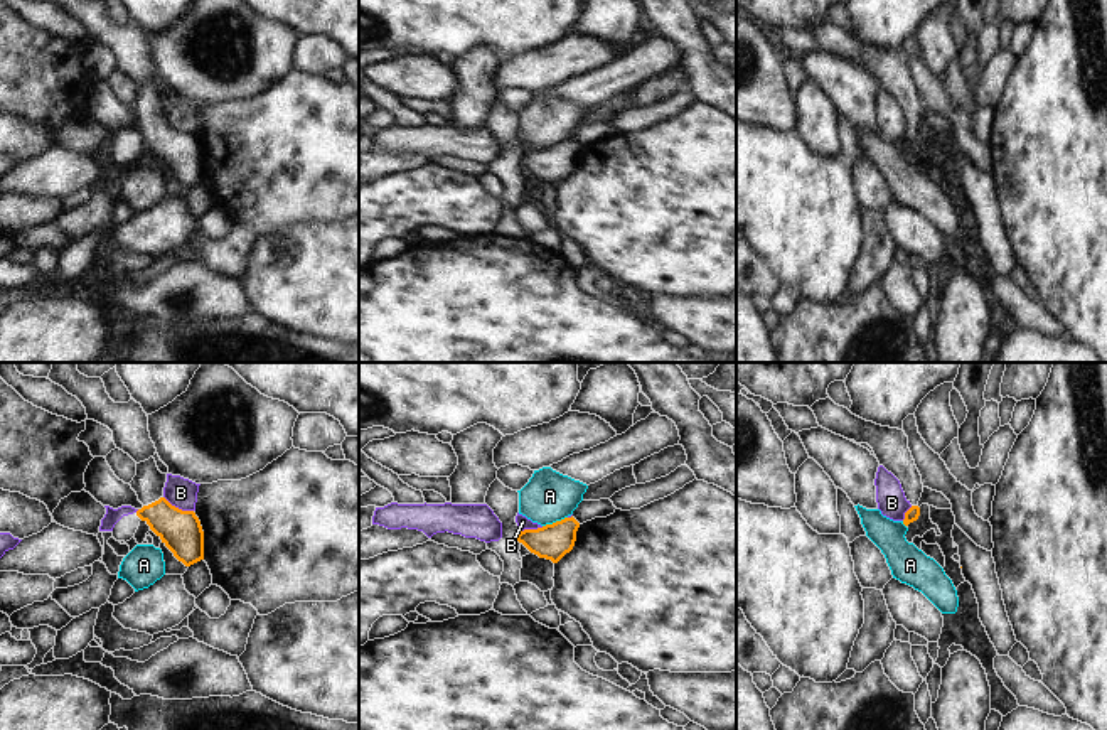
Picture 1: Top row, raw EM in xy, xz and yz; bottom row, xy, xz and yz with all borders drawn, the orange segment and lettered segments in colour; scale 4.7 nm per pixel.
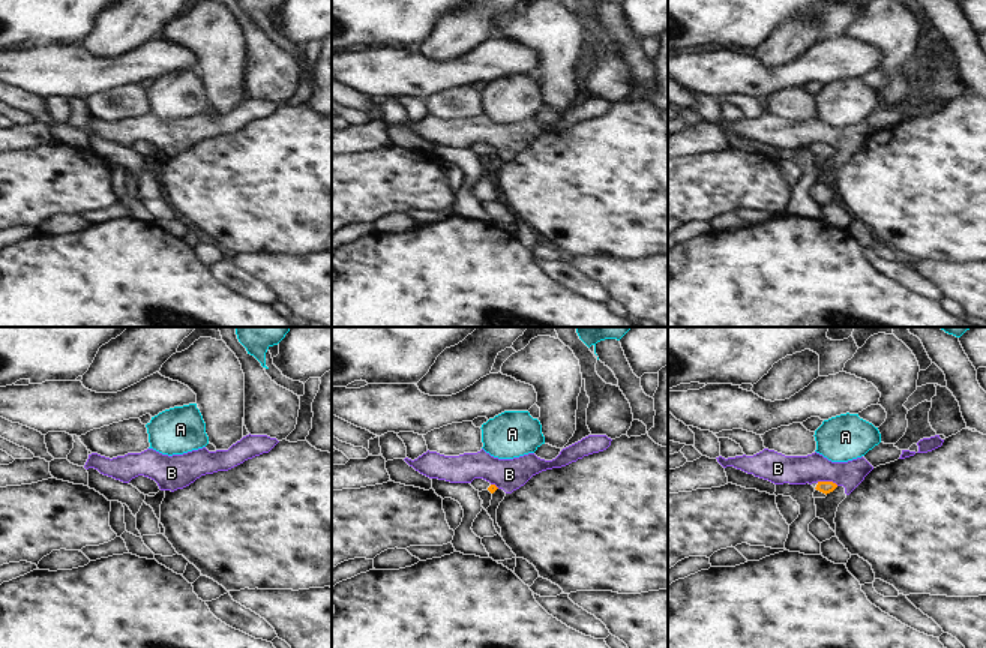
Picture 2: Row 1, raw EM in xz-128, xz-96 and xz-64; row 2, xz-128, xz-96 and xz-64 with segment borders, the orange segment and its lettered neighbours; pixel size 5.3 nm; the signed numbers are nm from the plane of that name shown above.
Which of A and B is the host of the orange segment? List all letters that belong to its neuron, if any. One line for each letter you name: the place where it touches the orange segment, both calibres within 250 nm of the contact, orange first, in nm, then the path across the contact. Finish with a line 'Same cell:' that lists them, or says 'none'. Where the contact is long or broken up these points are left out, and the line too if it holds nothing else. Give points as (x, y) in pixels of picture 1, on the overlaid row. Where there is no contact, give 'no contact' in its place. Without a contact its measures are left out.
Same cell: none

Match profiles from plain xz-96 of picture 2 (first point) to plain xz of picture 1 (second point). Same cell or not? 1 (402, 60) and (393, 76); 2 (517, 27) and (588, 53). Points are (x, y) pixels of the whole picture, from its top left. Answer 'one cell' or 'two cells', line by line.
1: one cell
2: two cells

